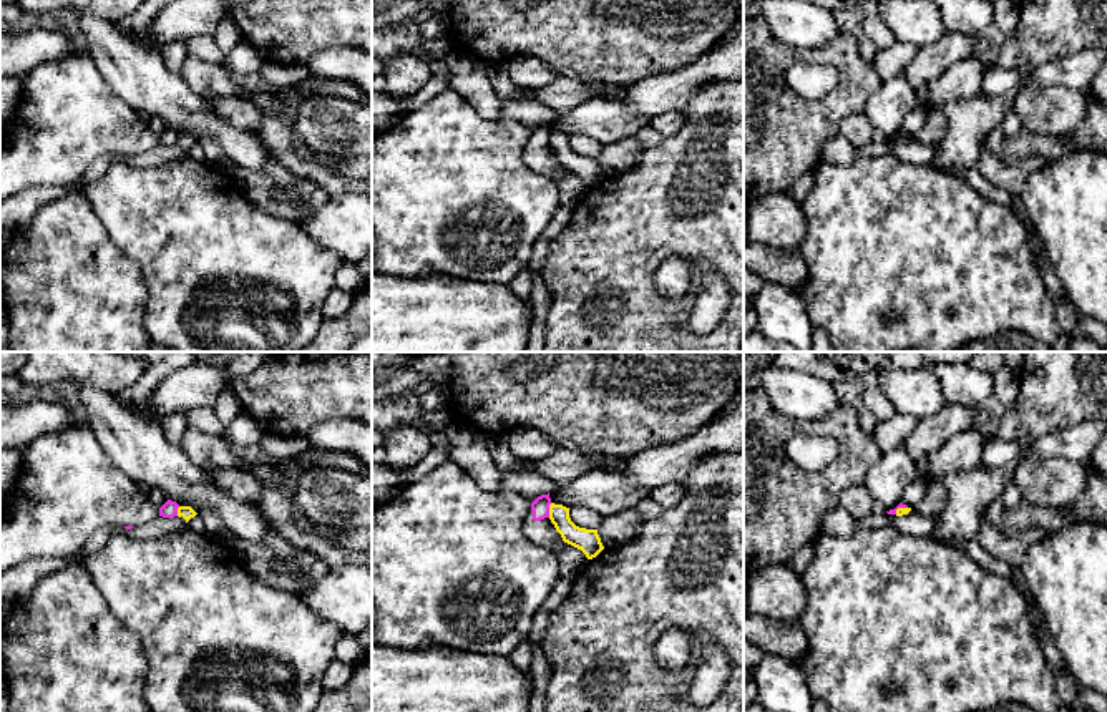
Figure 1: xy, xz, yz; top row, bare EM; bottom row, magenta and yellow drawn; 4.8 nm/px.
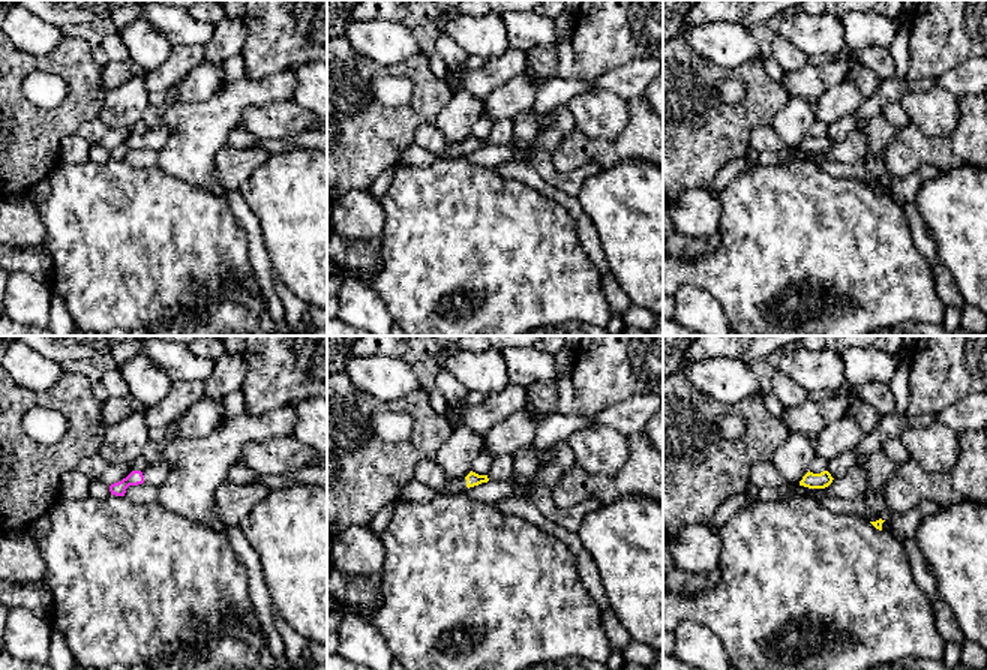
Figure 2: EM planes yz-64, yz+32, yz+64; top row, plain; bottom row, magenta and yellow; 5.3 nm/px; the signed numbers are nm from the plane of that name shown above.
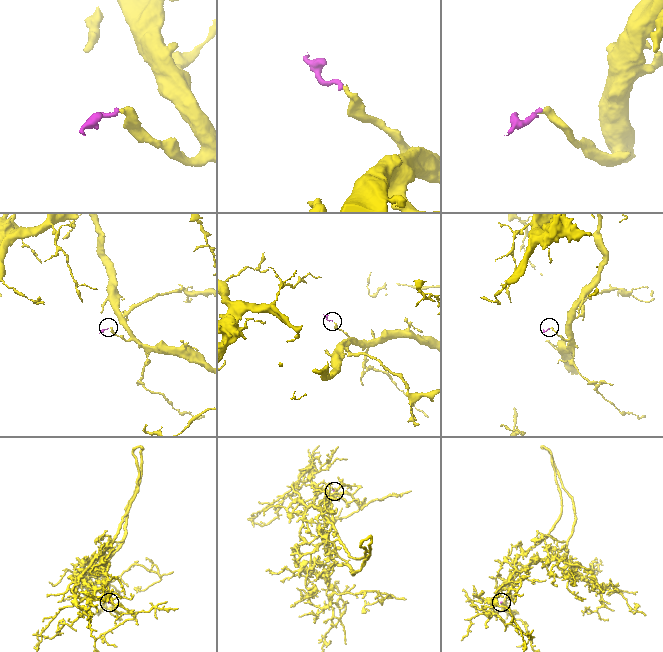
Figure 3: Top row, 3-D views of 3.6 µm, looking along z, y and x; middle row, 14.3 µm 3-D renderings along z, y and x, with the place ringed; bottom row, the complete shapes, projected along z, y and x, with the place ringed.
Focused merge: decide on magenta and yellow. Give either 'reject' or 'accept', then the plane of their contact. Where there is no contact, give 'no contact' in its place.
reject | xz

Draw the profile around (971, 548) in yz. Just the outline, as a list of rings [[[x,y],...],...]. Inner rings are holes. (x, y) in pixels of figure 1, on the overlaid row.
[[[941,541],[941,543],[963,551],[983,569],[991,571],[1001,578],[1007,578],[1016,586],[1011,566],[1006,561],[989,554],[978,541],[963,541],[963,543]]]

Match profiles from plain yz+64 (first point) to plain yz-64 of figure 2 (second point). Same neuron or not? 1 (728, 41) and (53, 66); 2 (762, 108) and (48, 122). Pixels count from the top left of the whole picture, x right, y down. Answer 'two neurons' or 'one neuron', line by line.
1: two neurons
2: one neuron

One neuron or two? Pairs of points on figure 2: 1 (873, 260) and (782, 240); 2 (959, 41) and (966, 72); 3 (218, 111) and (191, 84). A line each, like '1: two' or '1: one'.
1: one
2: two
3: two

